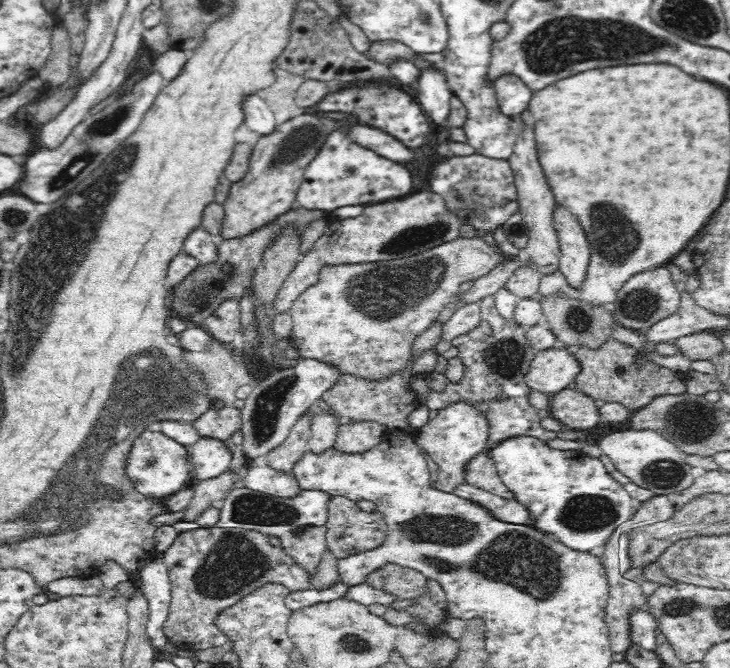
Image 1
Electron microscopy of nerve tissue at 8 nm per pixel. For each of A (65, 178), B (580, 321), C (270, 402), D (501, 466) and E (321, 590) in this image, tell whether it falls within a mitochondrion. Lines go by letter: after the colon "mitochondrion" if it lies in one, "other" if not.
A: mitochondrion
B: mitochondrion
C: mitochondrion
D: other
E: other

